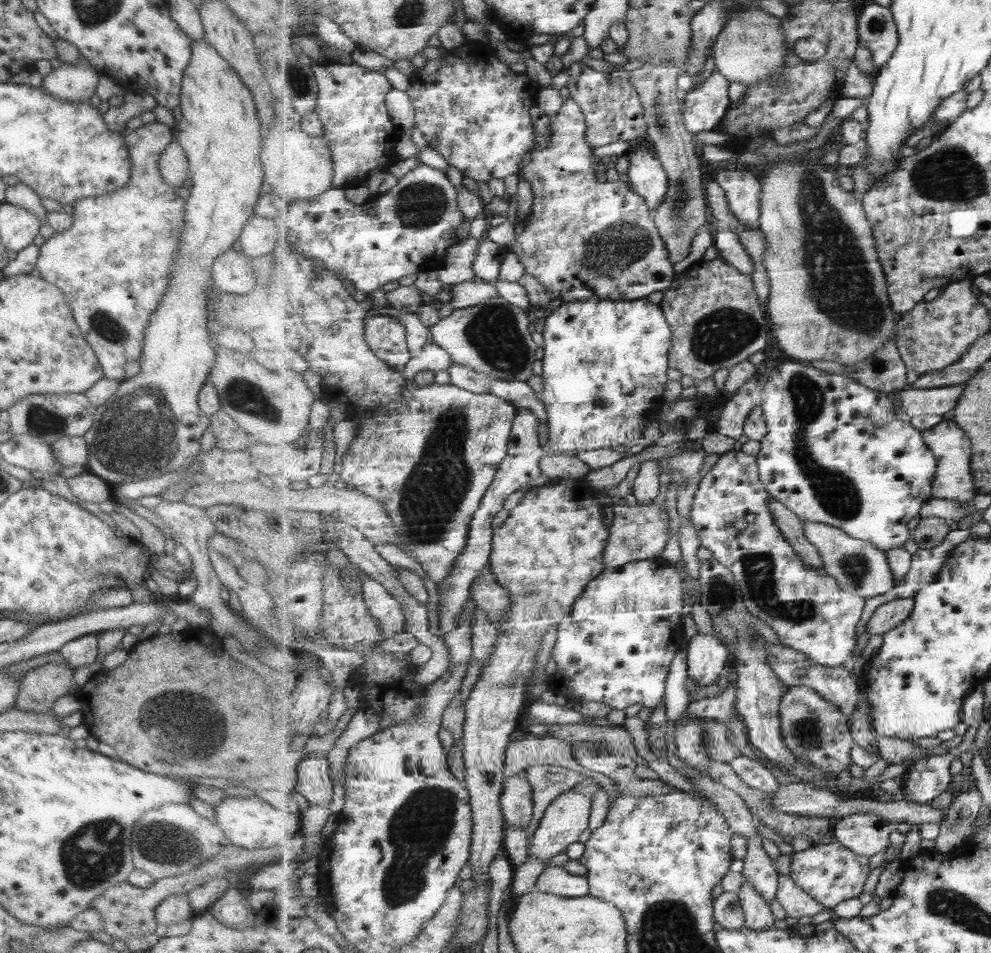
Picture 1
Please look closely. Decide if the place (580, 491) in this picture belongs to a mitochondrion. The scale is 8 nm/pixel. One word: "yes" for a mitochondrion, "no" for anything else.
no

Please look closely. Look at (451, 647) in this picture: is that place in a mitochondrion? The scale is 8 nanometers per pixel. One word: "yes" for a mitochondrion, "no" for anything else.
no

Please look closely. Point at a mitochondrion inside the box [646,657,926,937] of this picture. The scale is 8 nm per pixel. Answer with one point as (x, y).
(808, 730)

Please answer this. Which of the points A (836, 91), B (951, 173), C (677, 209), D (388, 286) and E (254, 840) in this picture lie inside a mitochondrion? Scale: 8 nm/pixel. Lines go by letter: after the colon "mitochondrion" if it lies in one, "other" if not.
A: other
B: mitochondrion
C: mitochondrion
D: other
E: other

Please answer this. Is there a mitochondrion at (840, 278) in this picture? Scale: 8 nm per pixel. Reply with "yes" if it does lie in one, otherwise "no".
yes

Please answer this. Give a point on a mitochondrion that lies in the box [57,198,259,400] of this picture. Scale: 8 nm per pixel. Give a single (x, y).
(101, 322)

